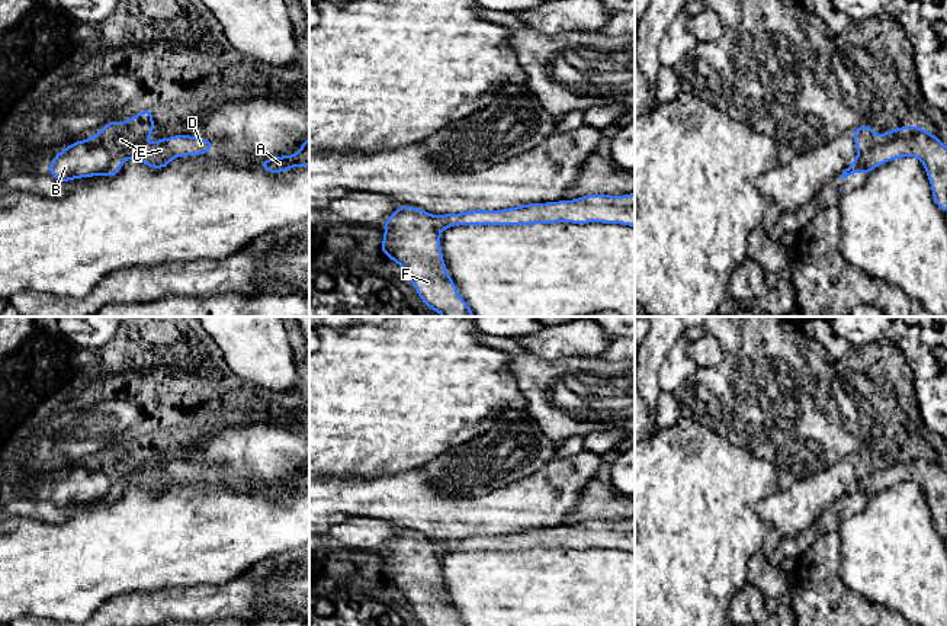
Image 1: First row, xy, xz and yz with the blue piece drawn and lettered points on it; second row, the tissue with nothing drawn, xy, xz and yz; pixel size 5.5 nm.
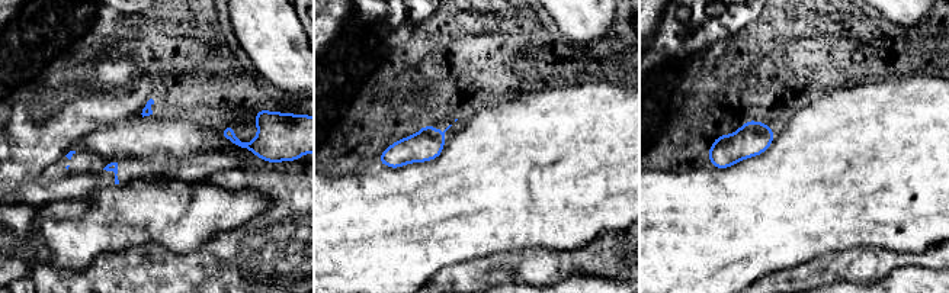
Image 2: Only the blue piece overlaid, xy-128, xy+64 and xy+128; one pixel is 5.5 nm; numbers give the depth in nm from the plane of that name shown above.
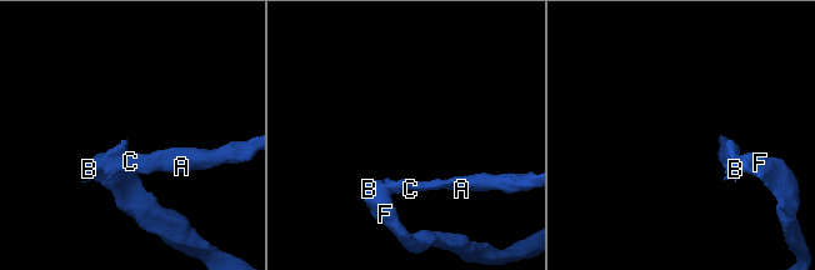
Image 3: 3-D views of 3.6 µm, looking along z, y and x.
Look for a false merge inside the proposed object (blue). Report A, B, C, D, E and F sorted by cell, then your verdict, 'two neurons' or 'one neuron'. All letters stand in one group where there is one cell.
A C D E / B F; two neurons

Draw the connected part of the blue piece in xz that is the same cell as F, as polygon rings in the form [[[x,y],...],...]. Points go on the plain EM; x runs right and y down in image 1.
[[[399,530],[382,552],[385,562],[379,577],[404,594],[407,604],[412,609],[421,626],[465,626],[446,597],[440,574],[440,556],[428,537],[421,533]]]

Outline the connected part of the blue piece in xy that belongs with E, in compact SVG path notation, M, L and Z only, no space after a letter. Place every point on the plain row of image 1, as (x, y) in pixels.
M153 433L134 439L132 444L121 449L109 447L94 460L97 469L110 479L110 491L103 498L106 503L115 503L126 484L138 484L145 491L166 494L168 488L179 482L200 481L212 476L212 466L195 463L192 460L173 460L161 463L151 471L145 465L154 458Z

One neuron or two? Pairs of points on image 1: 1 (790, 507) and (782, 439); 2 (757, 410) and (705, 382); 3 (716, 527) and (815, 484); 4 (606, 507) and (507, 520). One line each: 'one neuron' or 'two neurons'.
1: two neurons
2: one neuron
3: two neurons
4: two neurons

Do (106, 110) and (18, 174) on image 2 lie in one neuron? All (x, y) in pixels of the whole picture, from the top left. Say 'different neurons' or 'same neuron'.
same neuron

